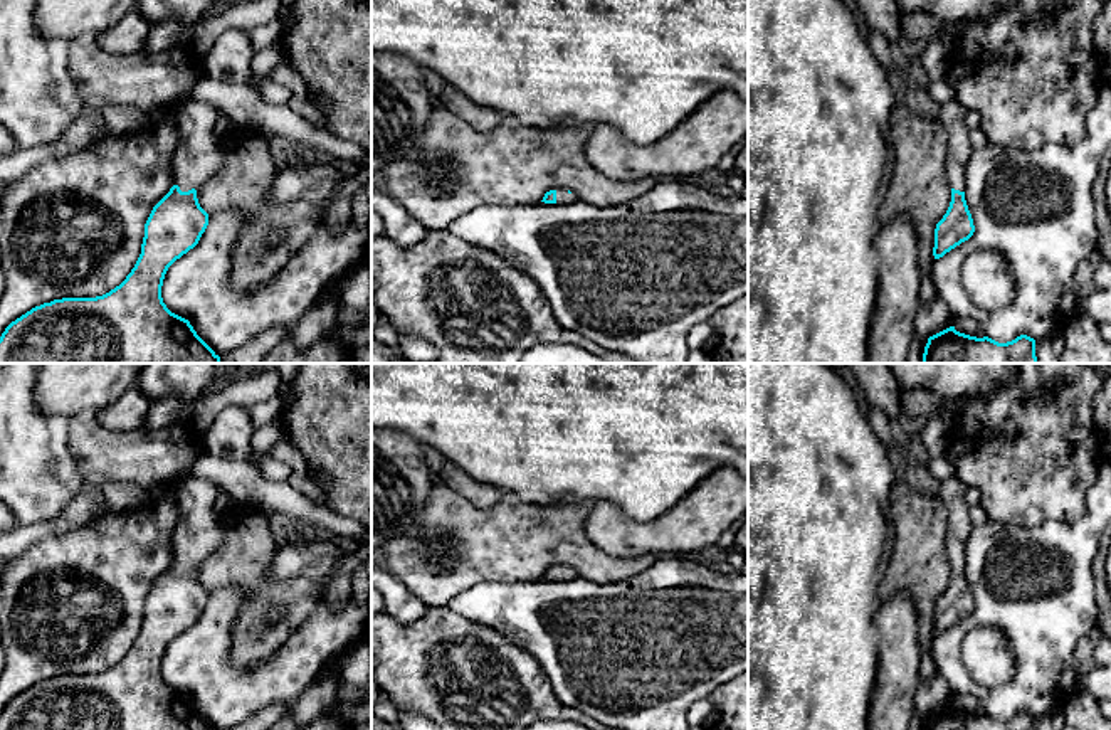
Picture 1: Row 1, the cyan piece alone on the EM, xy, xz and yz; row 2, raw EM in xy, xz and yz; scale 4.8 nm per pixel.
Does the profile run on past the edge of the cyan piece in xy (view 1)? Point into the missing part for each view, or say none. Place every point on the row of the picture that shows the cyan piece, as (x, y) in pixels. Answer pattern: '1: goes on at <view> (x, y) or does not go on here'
1: goes on at xy (199, 155)

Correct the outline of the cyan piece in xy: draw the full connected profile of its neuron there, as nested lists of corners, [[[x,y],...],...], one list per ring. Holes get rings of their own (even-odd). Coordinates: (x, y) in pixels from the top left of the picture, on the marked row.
[[[188,99],[173,109],[180,145],[173,155],[173,187],[153,207],[141,254],[126,279],[96,298],[62,298],[32,308],[0,336],[0,363],[222,363],[188,320],[171,313],[161,298],[168,267],[193,249],[208,225],[197,190],[224,165],[215,138],[220,109]]]

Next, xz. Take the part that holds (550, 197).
[[[558,188],[558,190],[546,192],[541,202],[545,202],[545,204],[571,204],[578,198],[580,197],[575,192]]]

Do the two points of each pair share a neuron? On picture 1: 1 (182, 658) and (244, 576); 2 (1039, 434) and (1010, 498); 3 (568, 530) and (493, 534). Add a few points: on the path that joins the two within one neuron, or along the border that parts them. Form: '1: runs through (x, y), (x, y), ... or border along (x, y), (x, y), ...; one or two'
1: border along (215, 586), (234, 586), (251, 596), (232, 626); two
2: runs through (1039, 449), (1021, 483); one
3: runs through (550, 534), (511, 534); one

